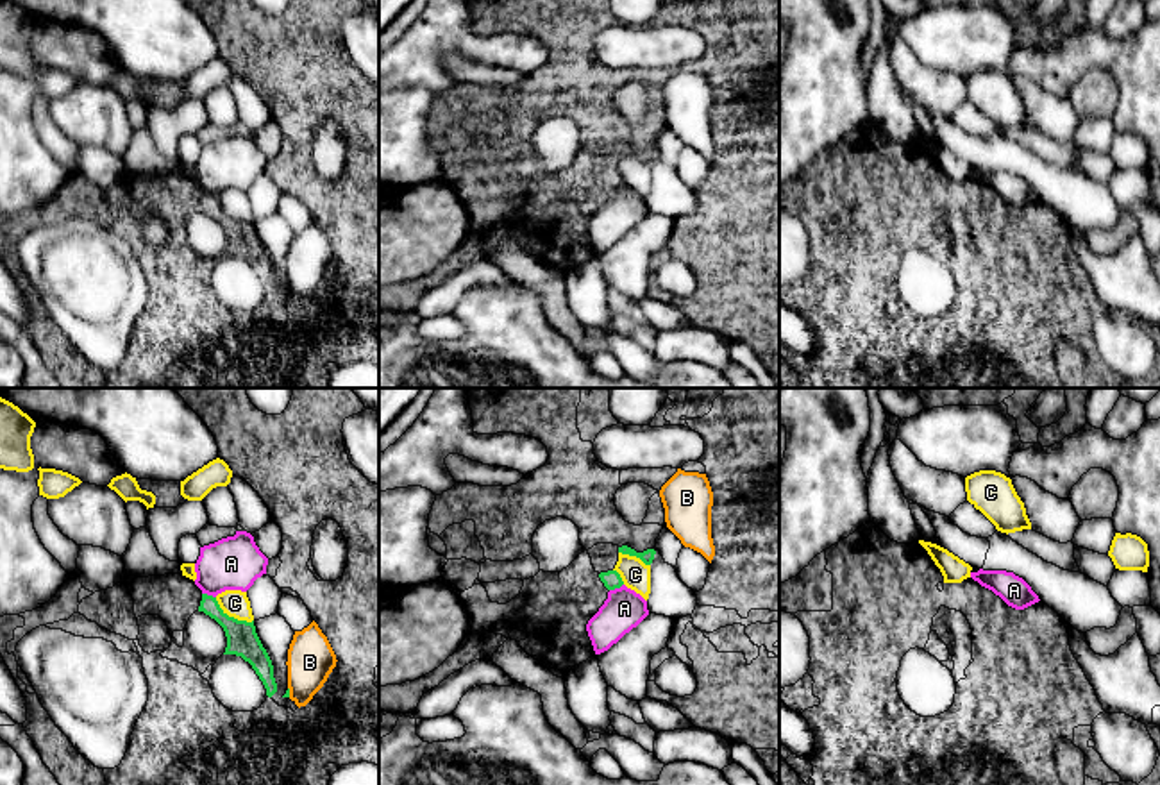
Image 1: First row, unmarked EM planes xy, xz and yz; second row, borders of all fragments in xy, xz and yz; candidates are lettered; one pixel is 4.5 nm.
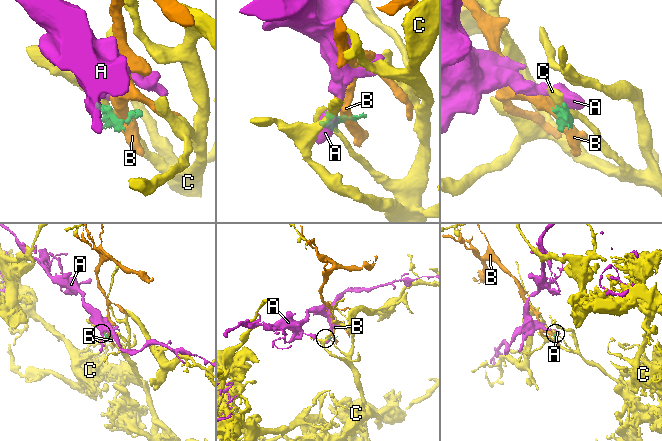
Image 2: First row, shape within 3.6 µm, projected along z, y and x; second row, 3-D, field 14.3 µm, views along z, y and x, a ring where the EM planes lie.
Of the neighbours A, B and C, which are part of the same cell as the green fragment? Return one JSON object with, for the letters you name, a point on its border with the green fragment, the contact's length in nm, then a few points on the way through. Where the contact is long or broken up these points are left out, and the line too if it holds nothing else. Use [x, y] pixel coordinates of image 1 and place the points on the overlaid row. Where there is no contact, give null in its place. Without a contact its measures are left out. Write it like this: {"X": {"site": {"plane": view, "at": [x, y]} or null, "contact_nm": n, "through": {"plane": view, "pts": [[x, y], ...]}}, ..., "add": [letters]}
{"add": []}

